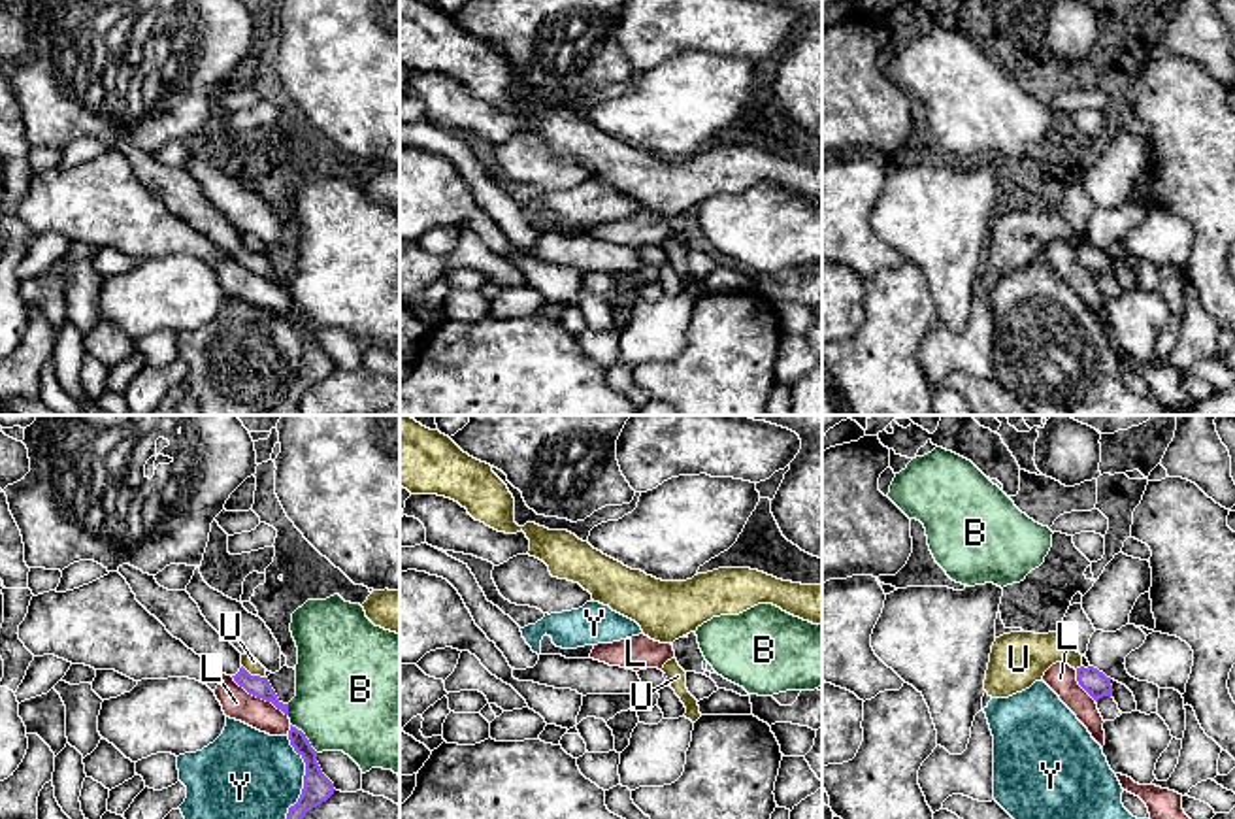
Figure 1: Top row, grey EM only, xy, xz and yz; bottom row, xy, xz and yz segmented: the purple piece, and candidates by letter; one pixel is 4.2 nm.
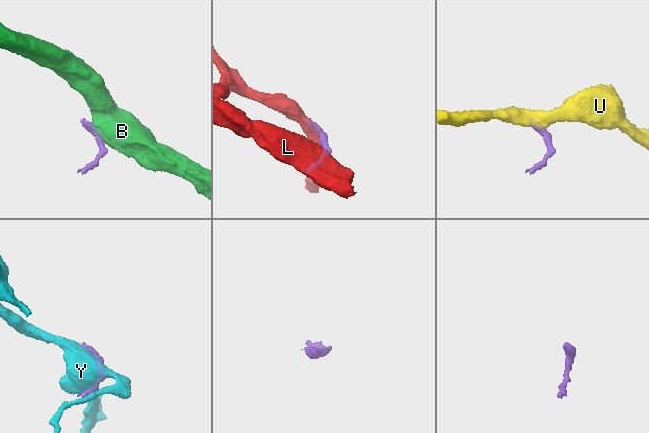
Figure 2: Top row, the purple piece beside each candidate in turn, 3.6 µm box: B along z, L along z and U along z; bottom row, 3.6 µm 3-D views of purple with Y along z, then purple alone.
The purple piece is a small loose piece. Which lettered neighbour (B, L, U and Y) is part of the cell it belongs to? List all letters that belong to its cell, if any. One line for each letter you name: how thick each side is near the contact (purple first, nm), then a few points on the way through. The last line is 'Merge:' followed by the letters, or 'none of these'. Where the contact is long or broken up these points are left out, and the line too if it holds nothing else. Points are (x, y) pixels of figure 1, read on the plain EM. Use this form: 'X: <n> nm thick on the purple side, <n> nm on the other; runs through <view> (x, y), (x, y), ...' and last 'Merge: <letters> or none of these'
Merge: none of these

